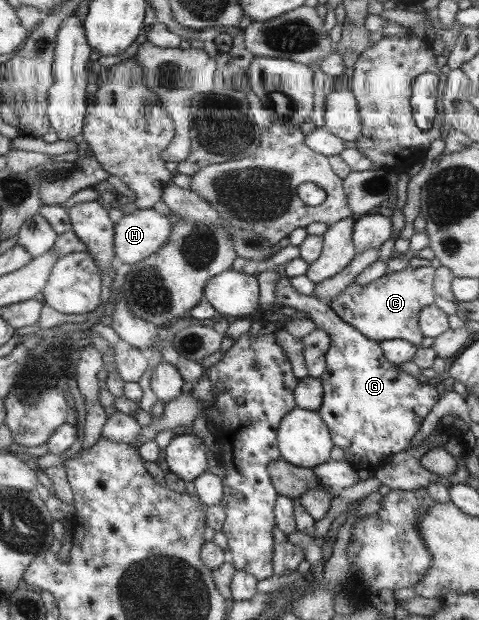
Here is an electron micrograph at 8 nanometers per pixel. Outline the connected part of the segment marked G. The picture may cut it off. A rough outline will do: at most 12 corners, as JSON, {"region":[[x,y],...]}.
{"region":[[277,278],[330,337],[317,413],[356,470],[409,448],[439,399]]}

